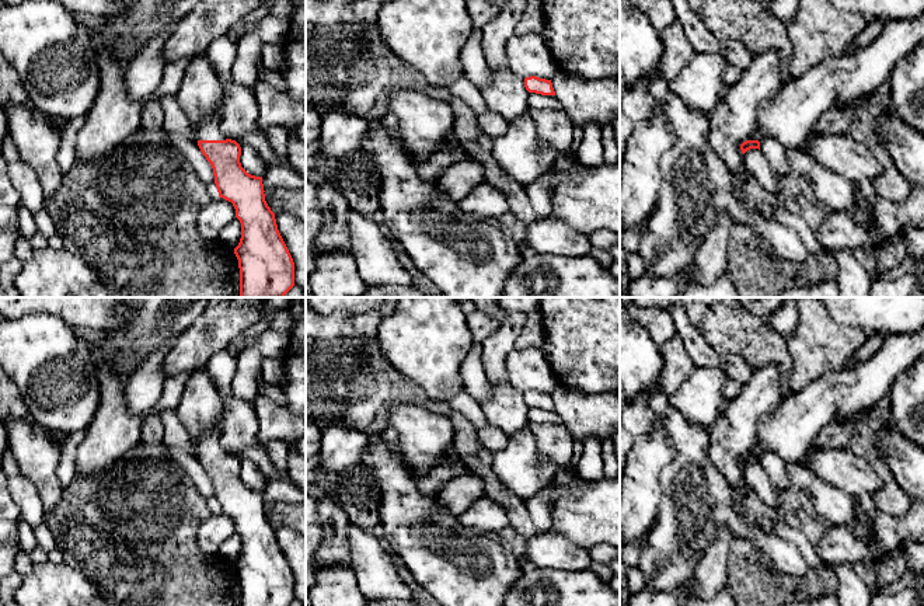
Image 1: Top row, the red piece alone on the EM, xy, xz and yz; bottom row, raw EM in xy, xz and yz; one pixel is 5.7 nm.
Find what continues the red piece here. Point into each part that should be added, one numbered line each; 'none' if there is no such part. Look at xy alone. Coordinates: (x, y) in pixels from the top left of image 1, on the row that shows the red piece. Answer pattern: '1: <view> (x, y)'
1: xy (208, 129)

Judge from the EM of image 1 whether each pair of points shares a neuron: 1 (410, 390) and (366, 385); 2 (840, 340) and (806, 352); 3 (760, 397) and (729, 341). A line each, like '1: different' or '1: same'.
1: same
2: same
3: different

